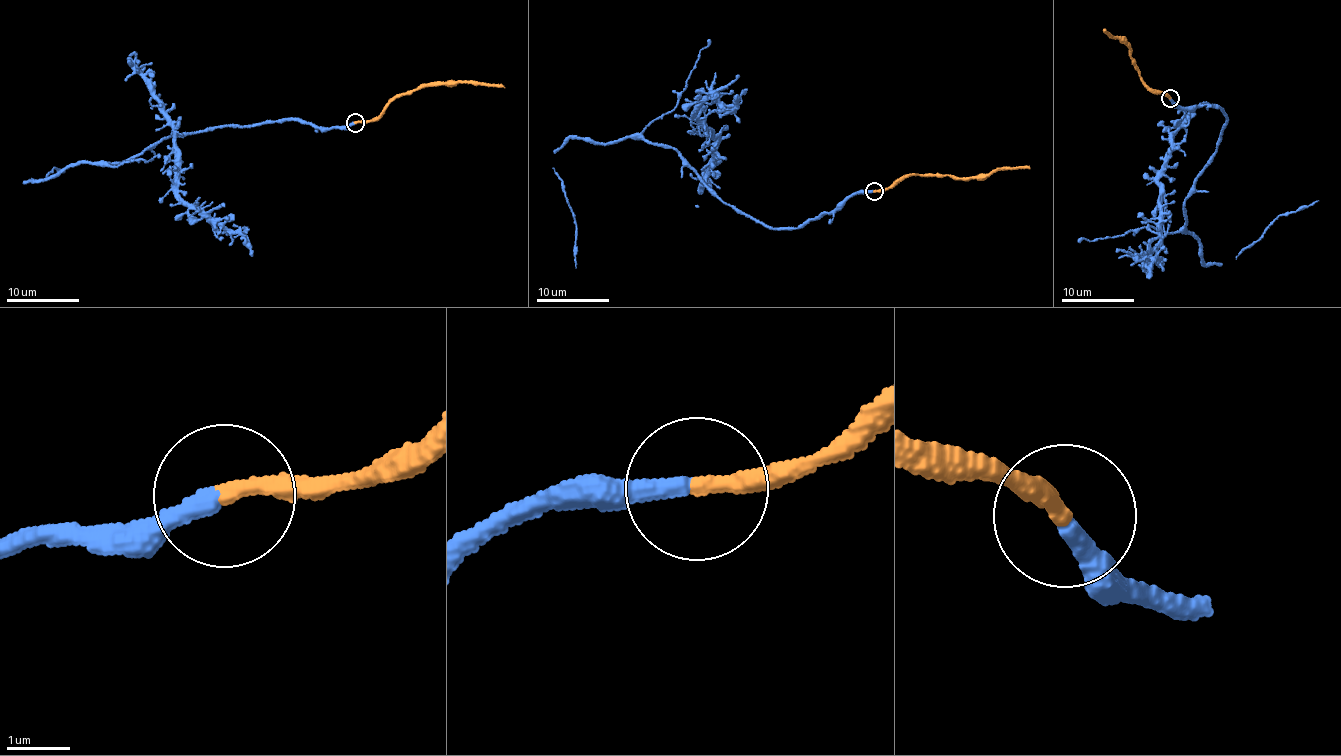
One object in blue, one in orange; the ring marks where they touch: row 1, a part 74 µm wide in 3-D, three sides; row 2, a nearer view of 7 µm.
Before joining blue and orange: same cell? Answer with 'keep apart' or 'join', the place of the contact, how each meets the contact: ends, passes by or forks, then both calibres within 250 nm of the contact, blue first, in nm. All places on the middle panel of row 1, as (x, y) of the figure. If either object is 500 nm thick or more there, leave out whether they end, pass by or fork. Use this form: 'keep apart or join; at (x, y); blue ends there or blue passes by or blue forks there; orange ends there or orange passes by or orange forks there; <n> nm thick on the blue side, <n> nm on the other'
join; at (874, 191); blue ends there; orange ends there; 320 nm thick on the blue side, 280 nm on the other

